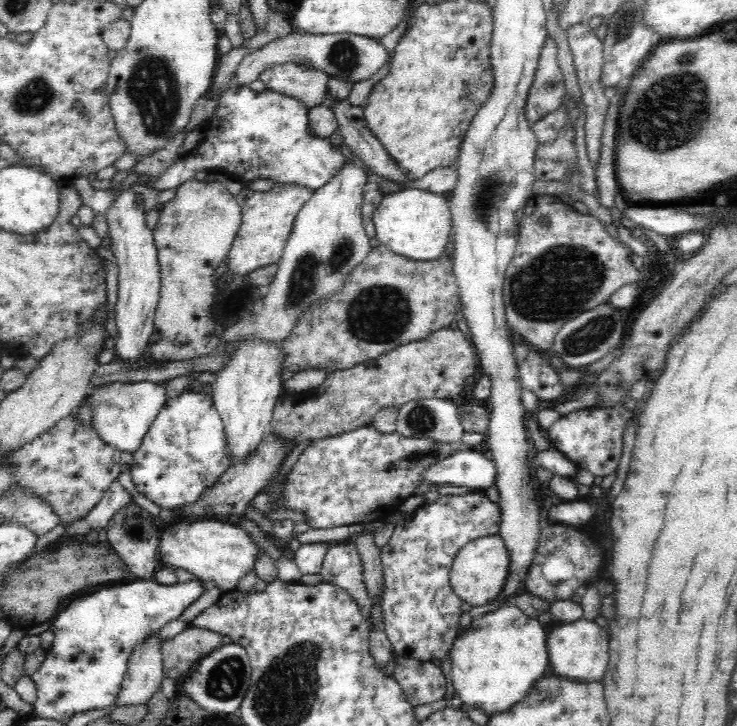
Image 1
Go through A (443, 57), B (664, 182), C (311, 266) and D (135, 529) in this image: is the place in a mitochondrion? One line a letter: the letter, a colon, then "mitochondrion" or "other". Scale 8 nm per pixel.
A: other
B: other
C: mitochondrion
D: mitochondrion

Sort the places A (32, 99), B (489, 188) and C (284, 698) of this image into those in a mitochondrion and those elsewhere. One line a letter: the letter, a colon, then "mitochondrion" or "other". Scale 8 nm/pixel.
A: mitochondrion
B: mitochondrion
C: mitochondrion

